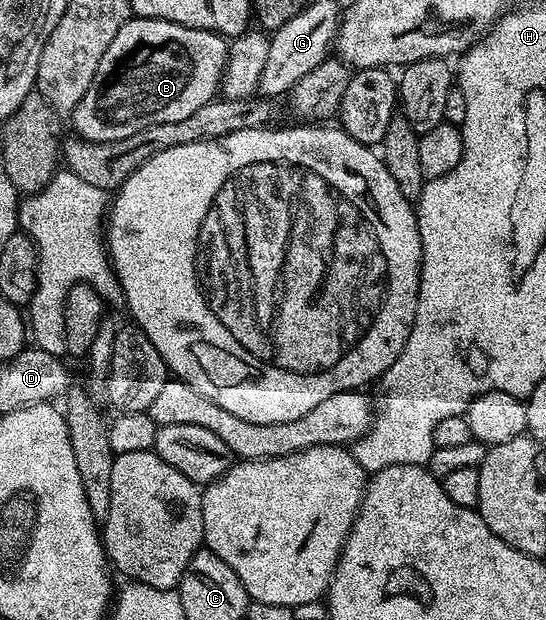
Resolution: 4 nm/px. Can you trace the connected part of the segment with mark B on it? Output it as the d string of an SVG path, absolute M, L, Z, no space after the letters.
M145 16L130 18L122 26L122 30L118 30L114 42L110 42L110 46L106 46L106 54L102 54L102 62L98 62L98 70L90 82L90 90L86 90L86 94L82 94L82 102L78 102L78 106L70 113L72 128L76 131L73 133L79 139L90 142L114 142L118 138L130 138L130 134L138 134L138 130L146 130L146 126L154 126L162 122L182 122L182 118L190 118L190 114L194 114L202 106L206 106L206 102L217 99L229 51L229 41L225 37L219 36L217 32L194 30L190 26L178 26L178 22L166 22Z

